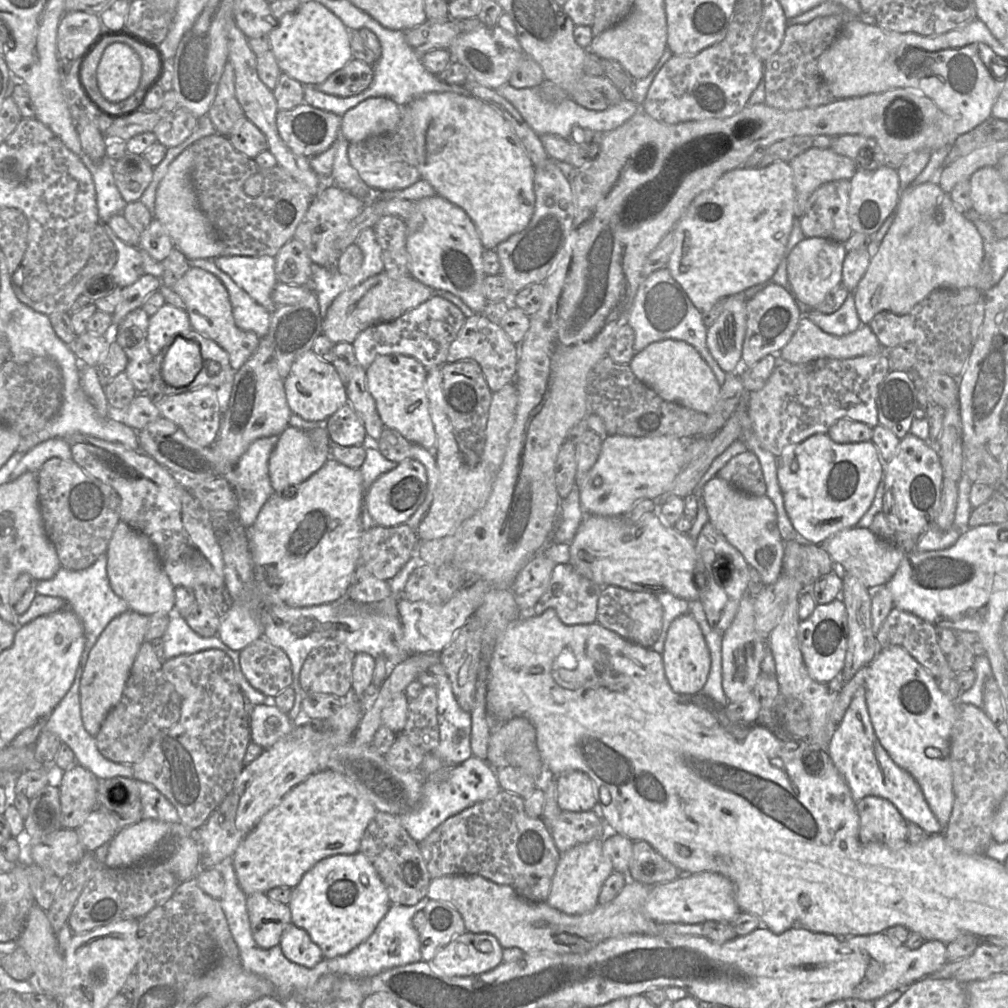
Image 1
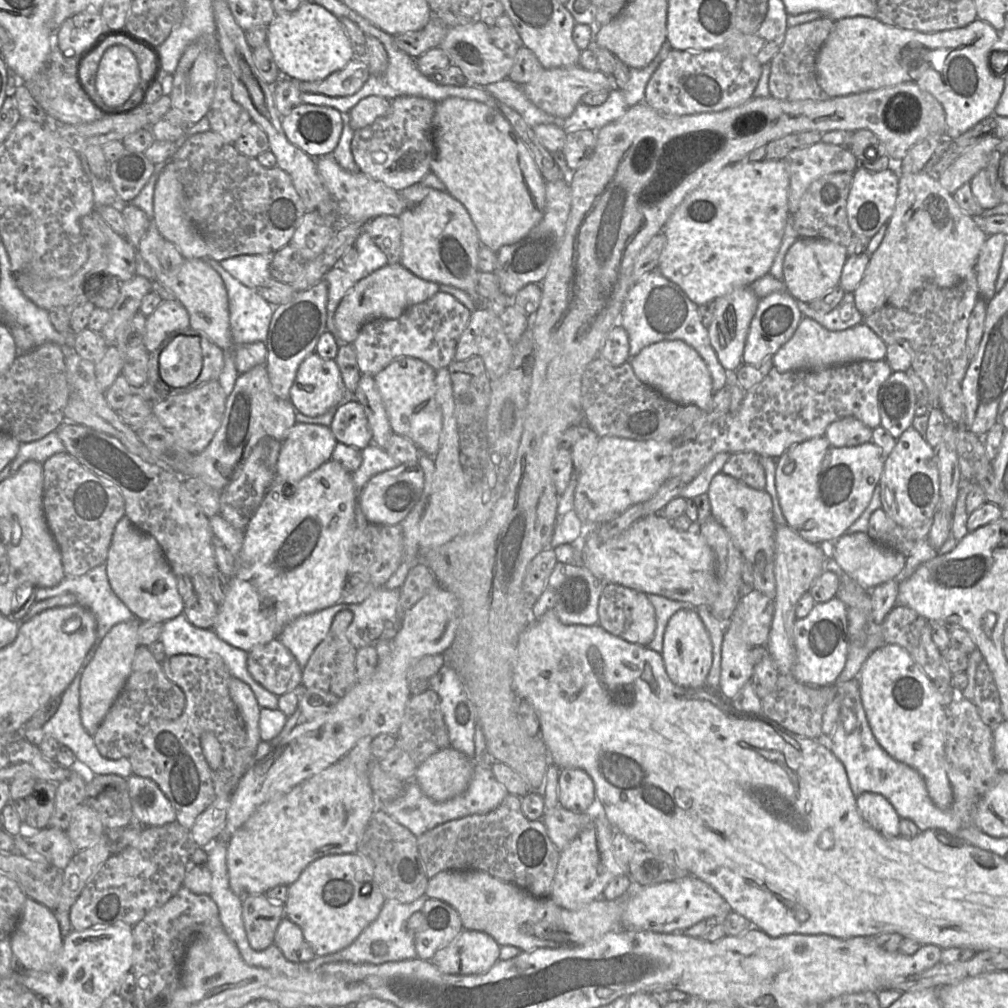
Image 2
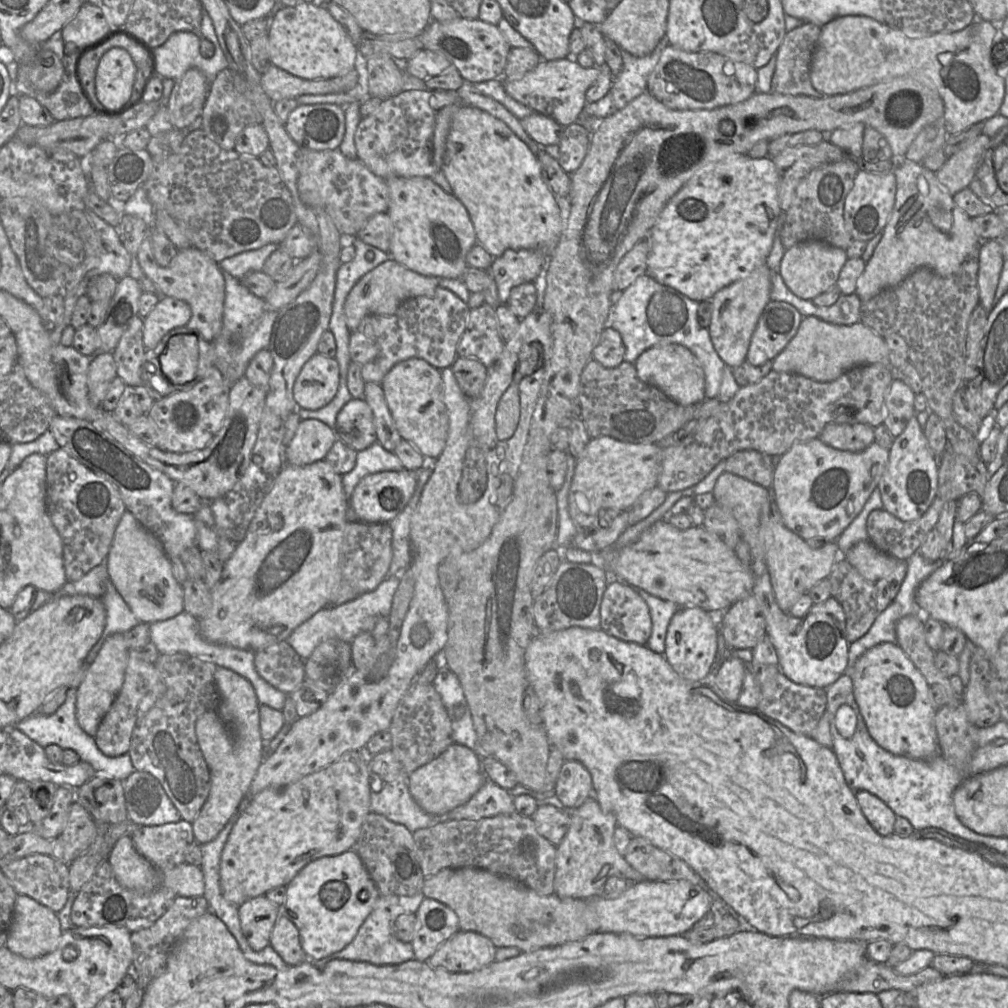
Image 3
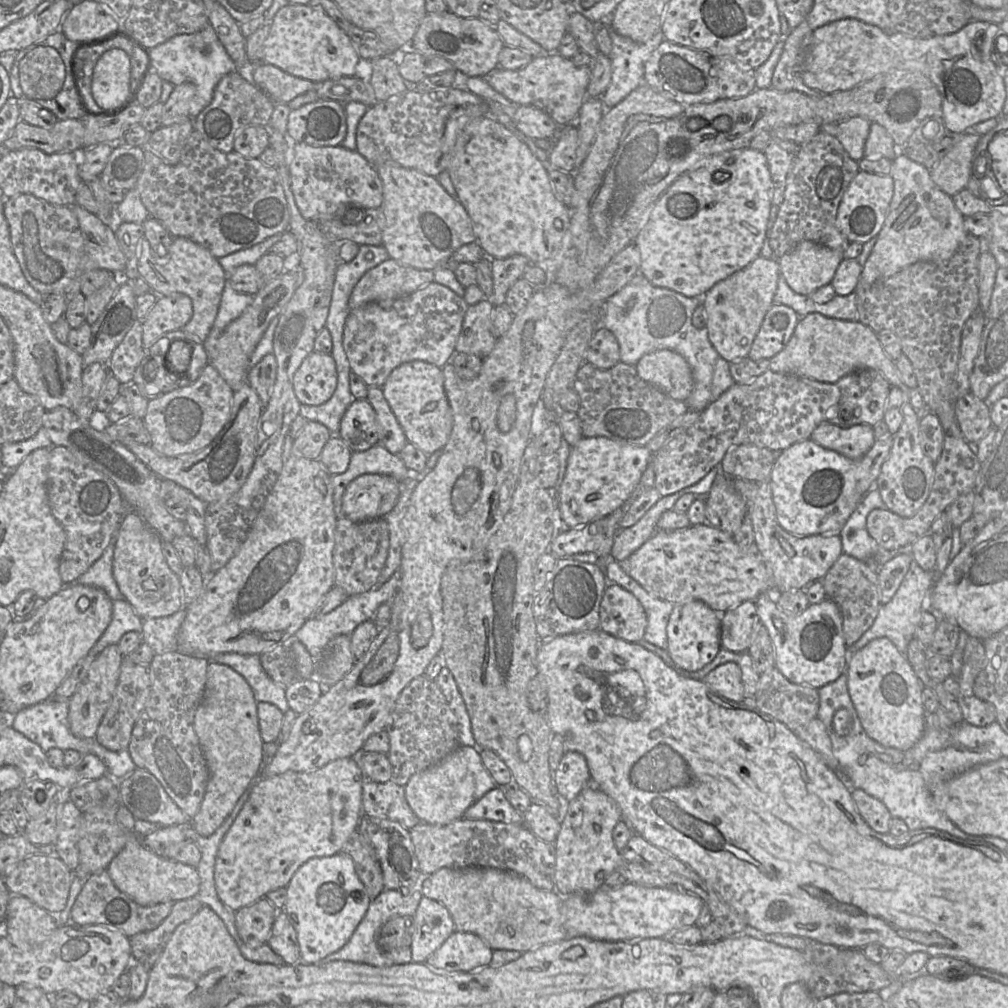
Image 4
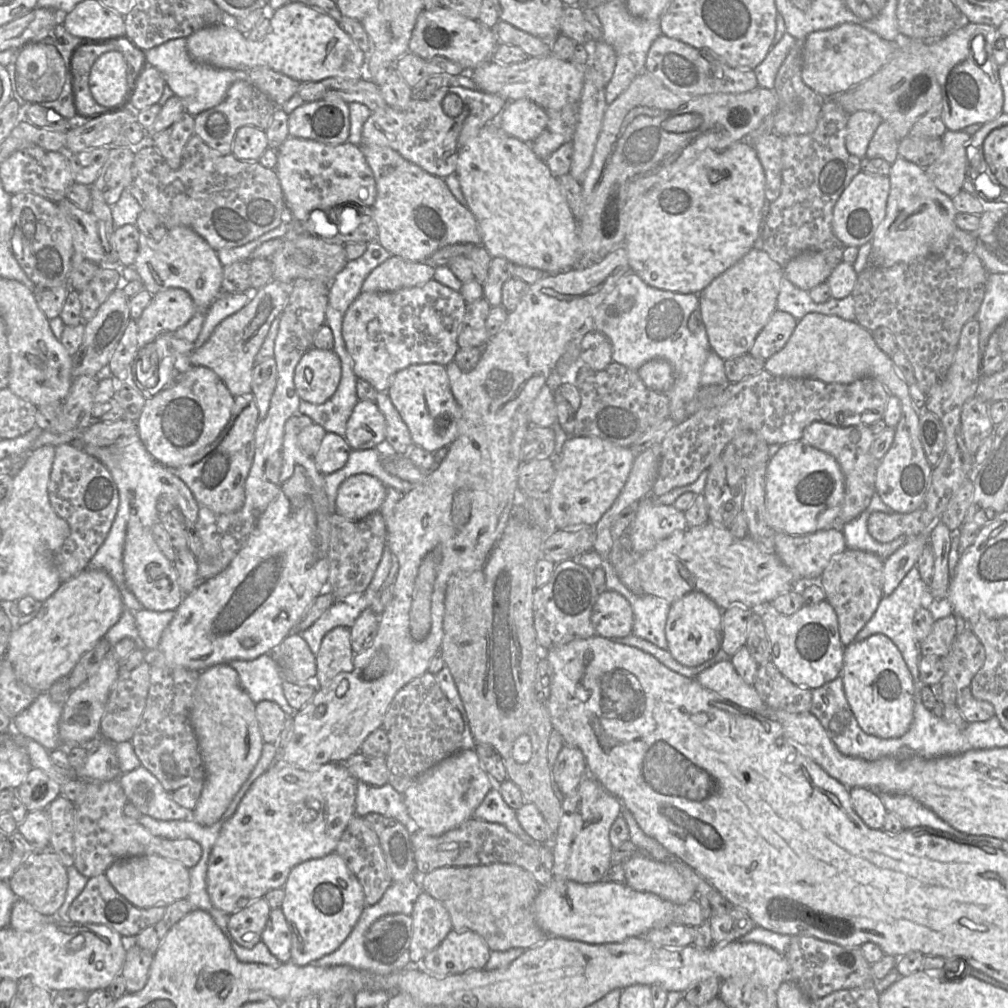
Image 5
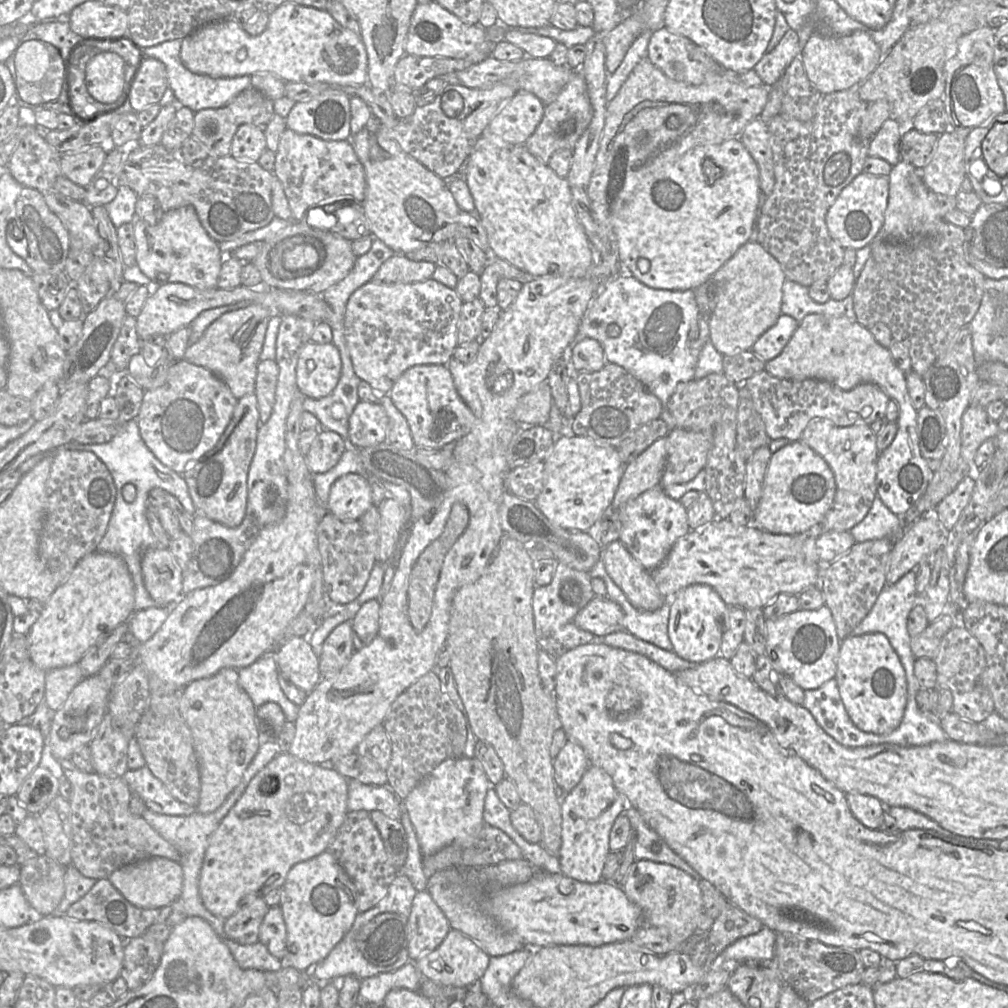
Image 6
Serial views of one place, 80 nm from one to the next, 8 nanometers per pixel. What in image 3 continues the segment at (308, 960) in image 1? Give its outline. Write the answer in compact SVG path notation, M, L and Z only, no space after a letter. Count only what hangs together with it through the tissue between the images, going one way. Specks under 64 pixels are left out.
M283 913L272 929L270 945L289 966L300 964L307 959L297 927Z

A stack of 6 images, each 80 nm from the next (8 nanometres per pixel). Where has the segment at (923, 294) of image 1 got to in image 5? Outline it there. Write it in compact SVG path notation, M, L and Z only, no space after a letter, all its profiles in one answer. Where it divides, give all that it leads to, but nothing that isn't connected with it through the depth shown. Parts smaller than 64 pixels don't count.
M901 156L891 164L889 179L886 215L871 240L868 266L888 268L943 253L958 228L955 224L958 212L952 199L935 187L925 169Z

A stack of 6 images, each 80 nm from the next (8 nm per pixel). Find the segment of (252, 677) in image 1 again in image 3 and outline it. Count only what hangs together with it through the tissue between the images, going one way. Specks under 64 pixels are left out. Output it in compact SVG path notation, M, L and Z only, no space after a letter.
M286 641L255 652L254 666L266 682L286 695L297 689L306 678L304 660Z

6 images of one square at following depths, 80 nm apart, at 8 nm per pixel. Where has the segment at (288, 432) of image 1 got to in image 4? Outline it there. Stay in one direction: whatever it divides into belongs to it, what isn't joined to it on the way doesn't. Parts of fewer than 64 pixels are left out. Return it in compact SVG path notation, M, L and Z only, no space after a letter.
M308 421L294 439L293 447L300 456L309 460L317 460L332 435L323 424Z

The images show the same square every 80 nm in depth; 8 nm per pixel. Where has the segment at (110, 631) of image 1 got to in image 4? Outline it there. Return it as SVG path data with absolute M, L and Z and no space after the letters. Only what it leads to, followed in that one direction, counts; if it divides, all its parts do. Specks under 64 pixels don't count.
M117 644L104 648L91 664L85 681L70 697L68 720L70 730L76 737L95 738L99 724L112 701L123 659Z

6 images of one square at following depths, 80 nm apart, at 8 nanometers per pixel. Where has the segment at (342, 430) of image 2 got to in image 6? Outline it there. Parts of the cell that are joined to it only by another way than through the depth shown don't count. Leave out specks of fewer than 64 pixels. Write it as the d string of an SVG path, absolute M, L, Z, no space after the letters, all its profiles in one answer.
M360 400L349 418L348 446L362 449L386 442L388 422L379 402Z

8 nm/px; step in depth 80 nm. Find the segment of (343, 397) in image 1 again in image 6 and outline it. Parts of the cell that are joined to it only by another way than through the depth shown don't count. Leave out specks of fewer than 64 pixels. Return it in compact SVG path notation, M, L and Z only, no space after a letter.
M309 341L303 347L296 367L299 392L313 399L328 396L338 384L341 368L339 350L333 343Z

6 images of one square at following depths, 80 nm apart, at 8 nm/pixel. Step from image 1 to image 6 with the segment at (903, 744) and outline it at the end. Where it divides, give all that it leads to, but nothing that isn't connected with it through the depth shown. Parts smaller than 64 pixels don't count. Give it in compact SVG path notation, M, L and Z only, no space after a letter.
M872 632L841 640L835 679L847 714L857 728L873 734L889 734L900 725L907 703L907 679L886 635Z

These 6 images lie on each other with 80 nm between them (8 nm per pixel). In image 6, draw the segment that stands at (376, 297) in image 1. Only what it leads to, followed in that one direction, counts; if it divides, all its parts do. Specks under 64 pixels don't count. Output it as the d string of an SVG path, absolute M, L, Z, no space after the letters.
M395 254L380 266L372 280L382 283L422 282L432 277L436 266L432 262L413 261L405 255Z

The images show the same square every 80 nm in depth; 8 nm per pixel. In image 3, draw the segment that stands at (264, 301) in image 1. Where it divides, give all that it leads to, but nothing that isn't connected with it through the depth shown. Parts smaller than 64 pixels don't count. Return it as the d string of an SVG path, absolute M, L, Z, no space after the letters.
M269 243L259 249L245 251L218 263L219 267L236 279L245 274L262 271L266 259L279 247L277 243Z

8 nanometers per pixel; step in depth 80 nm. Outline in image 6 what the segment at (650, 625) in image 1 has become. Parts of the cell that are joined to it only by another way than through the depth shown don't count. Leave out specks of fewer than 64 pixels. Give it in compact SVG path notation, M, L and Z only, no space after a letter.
M594 596L574 618L575 625L595 636L605 636L624 630L624 613L608 597Z

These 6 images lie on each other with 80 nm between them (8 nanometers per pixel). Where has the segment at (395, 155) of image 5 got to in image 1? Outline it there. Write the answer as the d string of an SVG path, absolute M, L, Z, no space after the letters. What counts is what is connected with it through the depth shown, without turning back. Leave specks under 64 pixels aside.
M440 195L425 197L415 202L413 214L405 220L406 250L408 270L412 277L422 284L436 290L447 291L462 299L475 313L482 313L487 299L483 294L483 281L486 276L483 270L482 245L478 230L466 212Z

